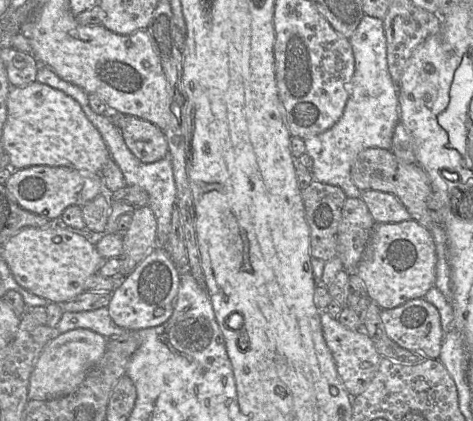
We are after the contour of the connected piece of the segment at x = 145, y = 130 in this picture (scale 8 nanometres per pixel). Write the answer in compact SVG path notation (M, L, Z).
M118 115L119 127L129 150L143 163L153 163L169 156L168 143L154 124L134 116Z

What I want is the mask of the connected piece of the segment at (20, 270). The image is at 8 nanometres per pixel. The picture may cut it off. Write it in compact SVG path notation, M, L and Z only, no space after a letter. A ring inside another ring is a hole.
M61 223L48 228L26 227L3 244L3 255L16 282L33 294L58 304L83 292L85 282L104 260L88 237Z

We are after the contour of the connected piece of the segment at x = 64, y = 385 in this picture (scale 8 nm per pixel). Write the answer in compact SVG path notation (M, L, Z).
M84 328L60 333L42 350L29 380L28 400L51 400L73 393L107 350L108 339Z

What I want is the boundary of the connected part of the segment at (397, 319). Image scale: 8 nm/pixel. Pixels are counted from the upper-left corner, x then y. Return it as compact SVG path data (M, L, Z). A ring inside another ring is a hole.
M425 298L412 299L392 308L382 309L380 318L386 335L398 346L423 354L427 359L439 359L445 331L438 310Z

